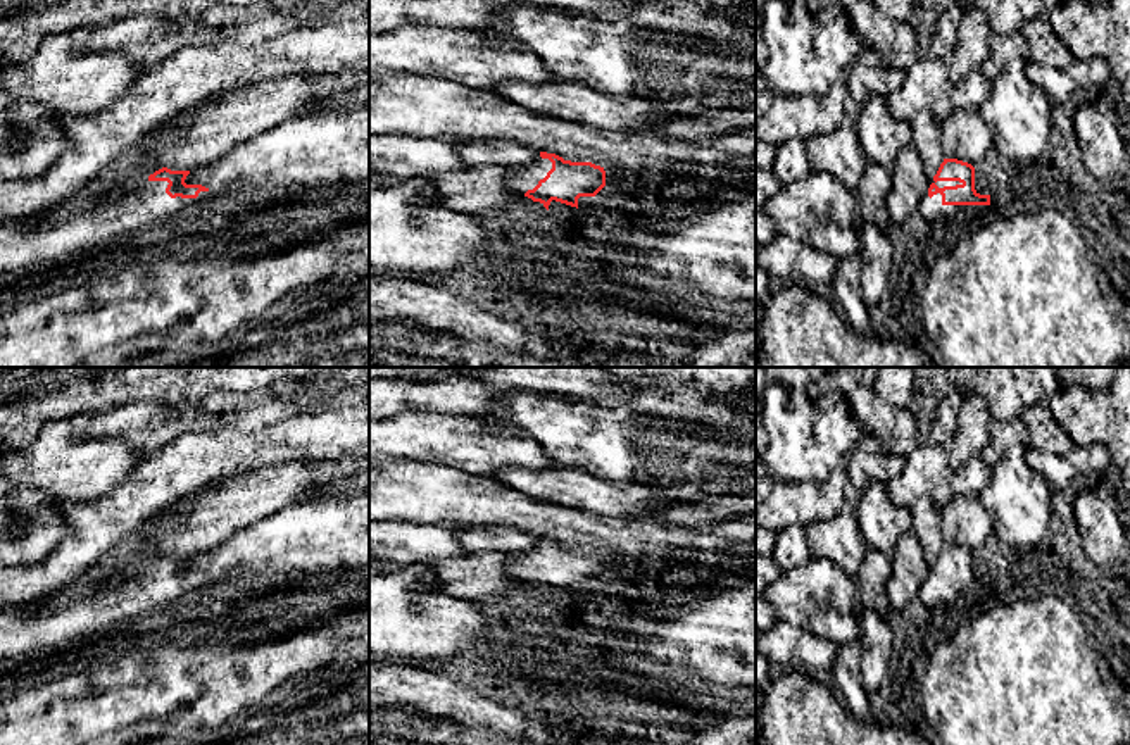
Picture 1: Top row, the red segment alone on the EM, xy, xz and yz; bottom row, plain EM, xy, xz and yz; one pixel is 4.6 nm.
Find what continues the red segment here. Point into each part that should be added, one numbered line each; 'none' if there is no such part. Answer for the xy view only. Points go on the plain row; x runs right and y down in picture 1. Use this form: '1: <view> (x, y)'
1: xy (78, 621)

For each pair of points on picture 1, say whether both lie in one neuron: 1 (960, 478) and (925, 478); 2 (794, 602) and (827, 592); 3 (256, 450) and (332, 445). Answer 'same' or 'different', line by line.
1: same
2: same
3: same

